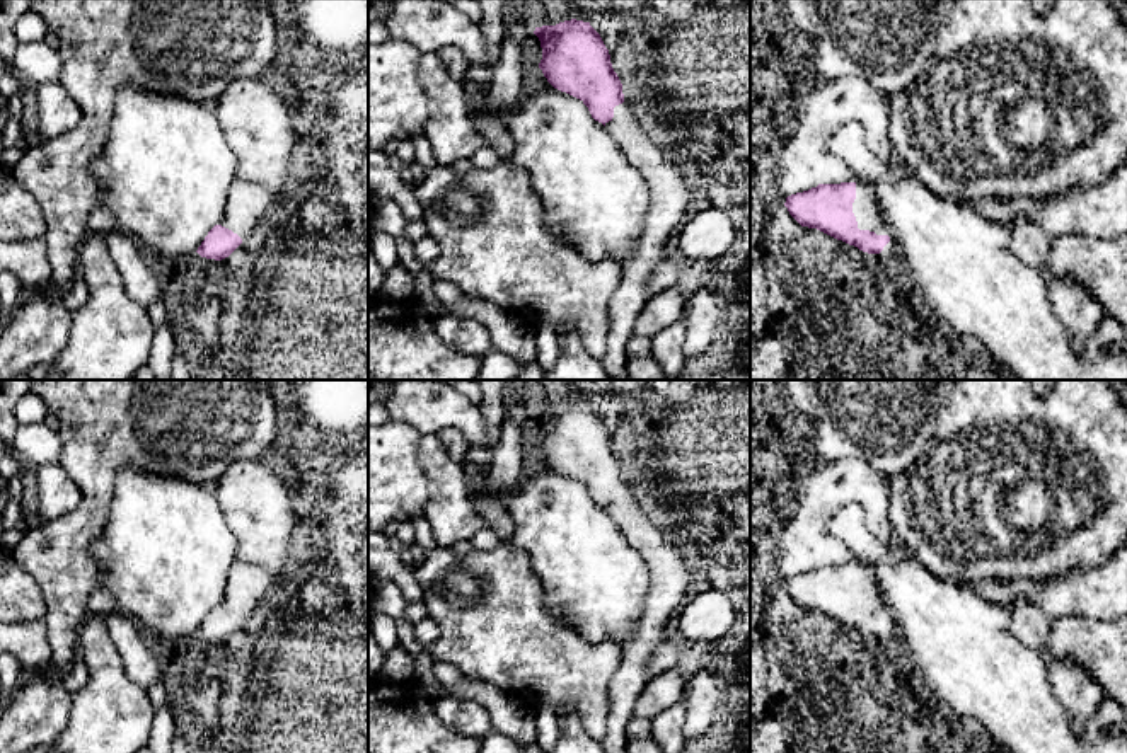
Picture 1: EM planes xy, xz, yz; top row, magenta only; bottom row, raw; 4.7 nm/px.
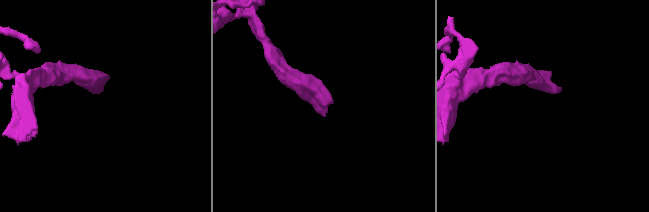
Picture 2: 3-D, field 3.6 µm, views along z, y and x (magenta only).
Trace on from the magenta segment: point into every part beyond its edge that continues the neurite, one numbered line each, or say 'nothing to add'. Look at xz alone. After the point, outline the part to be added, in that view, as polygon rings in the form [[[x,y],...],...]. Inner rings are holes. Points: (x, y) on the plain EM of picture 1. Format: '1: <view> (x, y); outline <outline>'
1: xz (670, 580); outline [[[629,486],[614,489],[614,499],[605,504],[609,516],[621,528],[627,542],[639,552],[648,566],[650,589],[643,603],[643,613],[638,618],[631,635],[621,641],[622,661],[609,681],[609,714],[607,734],[600,741],[605,753],[627,753],[626,727],[633,719],[634,704],[646,683],[651,680],[648,663],[656,647],[665,641],[665,625],[684,603],[684,596],[694,589],[692,574],[682,560],[679,550],[662,538],[662,532],[651,523],[650,516],[639,508]]]

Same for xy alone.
1: xy (248, 585); outline [[[235,560],[228,571],[225,596],[220,606],[244,622],[264,600],[273,583],[273,572]]]

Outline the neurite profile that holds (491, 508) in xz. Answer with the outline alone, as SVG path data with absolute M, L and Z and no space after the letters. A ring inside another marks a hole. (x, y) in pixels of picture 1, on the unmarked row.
M471 491L471 497L477 513L484 518L488 528L491 528L503 543L511 542L515 525L503 501L488 491Z

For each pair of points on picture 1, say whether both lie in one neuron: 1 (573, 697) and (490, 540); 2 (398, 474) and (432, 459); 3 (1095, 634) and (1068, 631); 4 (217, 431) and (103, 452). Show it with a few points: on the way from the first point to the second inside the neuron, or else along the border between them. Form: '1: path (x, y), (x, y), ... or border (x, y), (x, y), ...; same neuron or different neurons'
1: border (502, 542), (491, 549), (473, 551); different neurons
2: border (421, 435), (418, 460), (425, 476), (427, 503); different neurons
3: path (1088, 634), (1074, 634); same neuron
4: path (188, 431), (166, 435), (150, 443), (132, 443); same neuron

